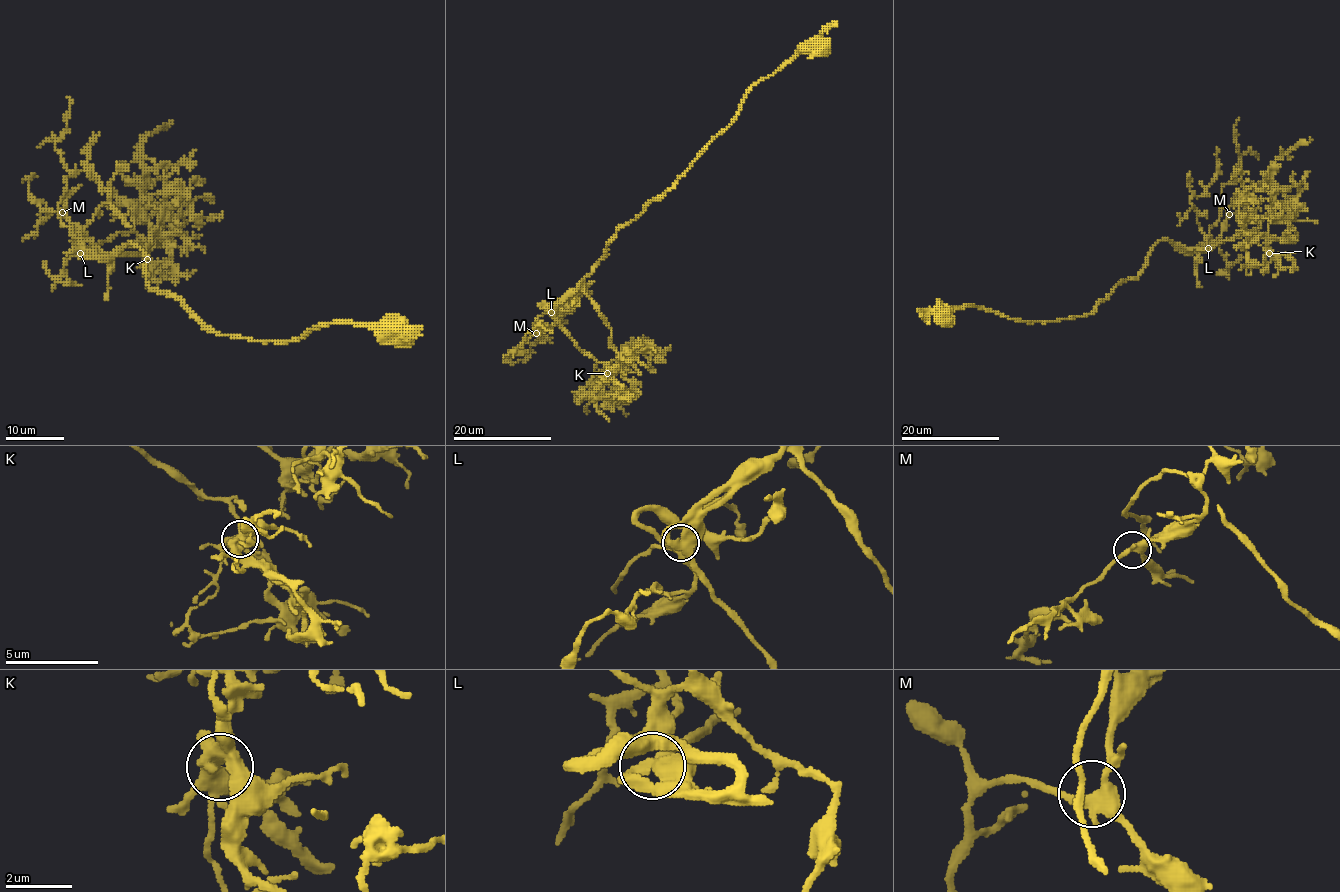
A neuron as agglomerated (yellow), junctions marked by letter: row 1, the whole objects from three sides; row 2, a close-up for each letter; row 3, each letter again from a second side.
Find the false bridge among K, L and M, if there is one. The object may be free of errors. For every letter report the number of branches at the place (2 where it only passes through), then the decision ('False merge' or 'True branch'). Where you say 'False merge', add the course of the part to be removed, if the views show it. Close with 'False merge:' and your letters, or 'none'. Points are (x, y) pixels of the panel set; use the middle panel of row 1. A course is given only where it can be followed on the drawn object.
K: Branches: 3. True branch
L: Branches: 3. True branch
M: Branches: 3. True branch
False merge: none

